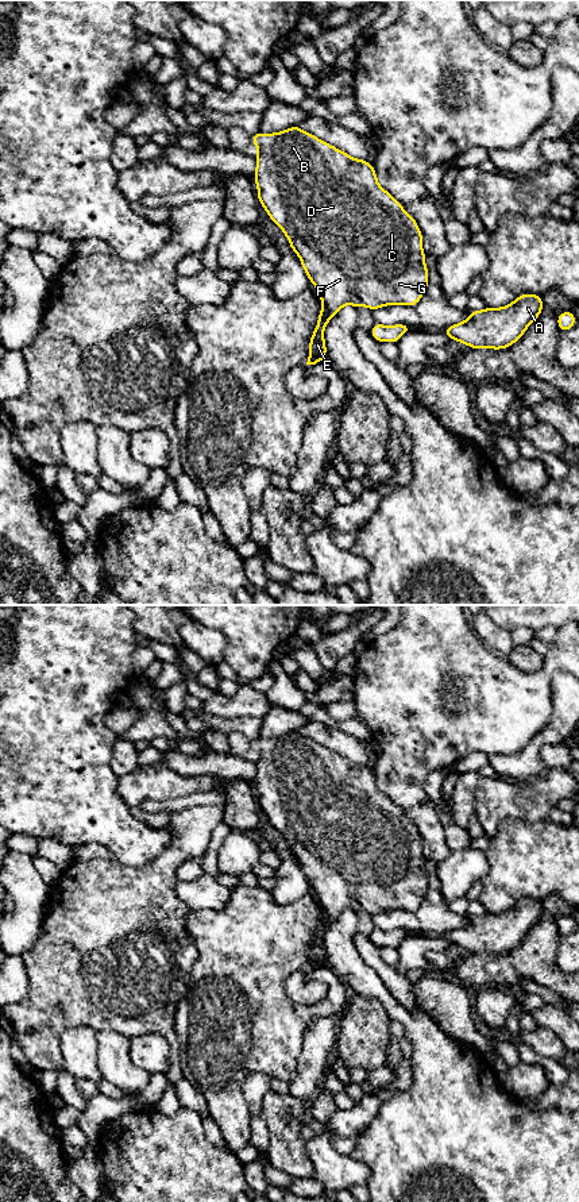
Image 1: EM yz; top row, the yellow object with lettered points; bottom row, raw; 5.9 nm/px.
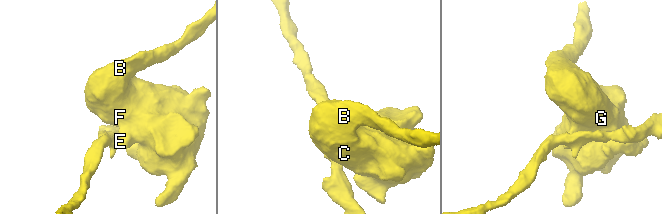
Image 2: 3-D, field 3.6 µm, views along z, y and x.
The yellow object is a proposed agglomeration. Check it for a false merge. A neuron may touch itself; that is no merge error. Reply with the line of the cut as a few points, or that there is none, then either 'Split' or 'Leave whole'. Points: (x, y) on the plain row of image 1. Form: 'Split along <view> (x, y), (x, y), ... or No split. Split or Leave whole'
Split along yz (308, 963), (320, 966). Split

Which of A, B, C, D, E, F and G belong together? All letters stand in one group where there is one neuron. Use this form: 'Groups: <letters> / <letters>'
Groups: A / B C D E F G

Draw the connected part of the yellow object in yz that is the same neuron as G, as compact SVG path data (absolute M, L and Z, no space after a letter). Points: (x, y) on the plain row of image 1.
M298 731L251 740L258 752L254 787L258 806L283 836L323 908L309 945L308 964L324 966L324 935L347 909L371 916L386 910L414 912L424 901L428 872L417 827L377 786L374 771L355 764Z

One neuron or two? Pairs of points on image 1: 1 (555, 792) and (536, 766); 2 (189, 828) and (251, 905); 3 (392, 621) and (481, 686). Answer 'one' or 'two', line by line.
1: two
2: two
3: two

